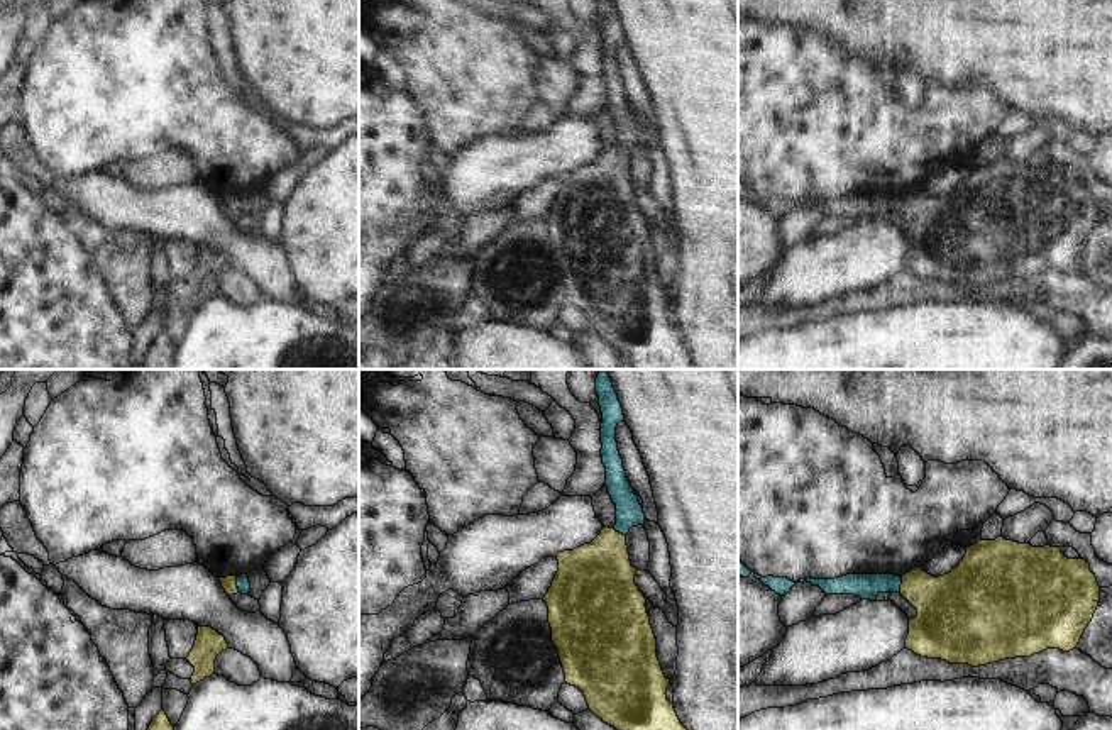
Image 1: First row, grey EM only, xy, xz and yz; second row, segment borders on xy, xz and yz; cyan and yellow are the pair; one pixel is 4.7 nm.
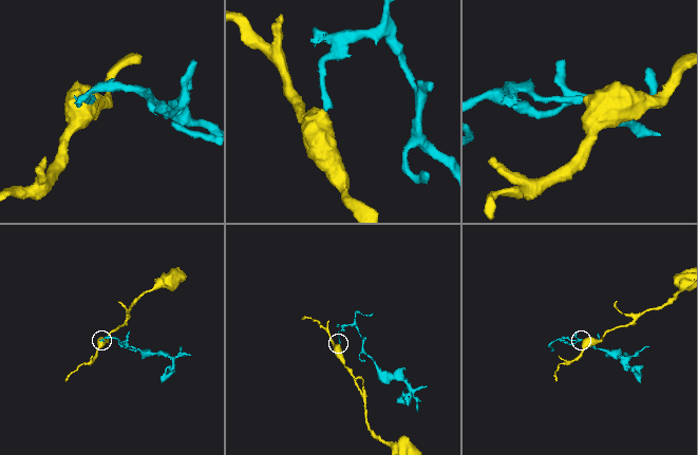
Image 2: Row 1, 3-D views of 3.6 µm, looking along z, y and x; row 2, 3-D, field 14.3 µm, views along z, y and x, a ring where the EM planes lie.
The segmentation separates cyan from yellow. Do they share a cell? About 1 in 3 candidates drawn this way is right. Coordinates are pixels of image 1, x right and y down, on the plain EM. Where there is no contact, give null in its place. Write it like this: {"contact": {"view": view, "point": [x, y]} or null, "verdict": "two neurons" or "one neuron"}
{"contact": {"view": "xy", "point": [237, 205]}, "verdict": "two neurons"}

